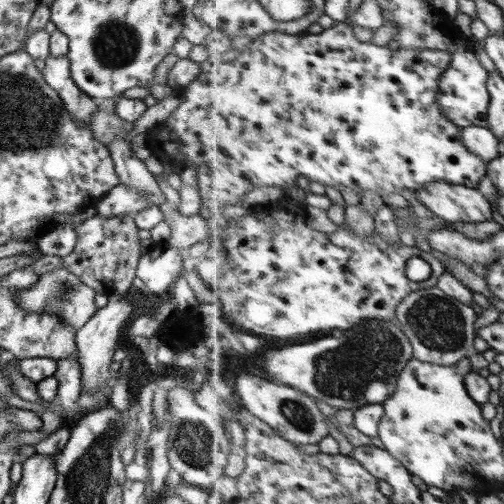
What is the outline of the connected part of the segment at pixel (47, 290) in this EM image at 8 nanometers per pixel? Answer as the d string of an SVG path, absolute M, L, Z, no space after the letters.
M63 267L40 276L34 287L30 286L30 288L18 290L15 298L18 302L17 304L20 305L20 309L30 313L51 312L54 317L60 317L66 327L79 331L86 322L90 321L94 313L99 310L94 303L96 295L92 288L81 282L74 274L71 274Z

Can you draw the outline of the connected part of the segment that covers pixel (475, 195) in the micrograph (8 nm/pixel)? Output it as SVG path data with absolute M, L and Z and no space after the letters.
M441 180L430 183L417 193L422 204L450 222L494 220L492 203L478 188Z

